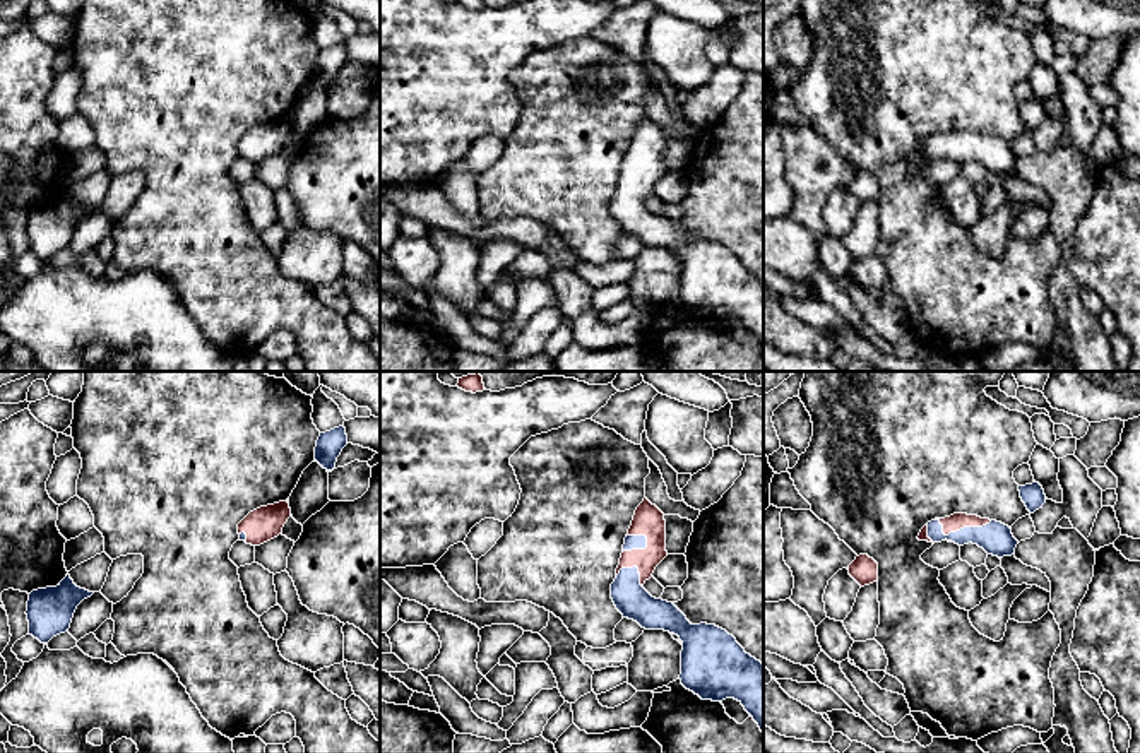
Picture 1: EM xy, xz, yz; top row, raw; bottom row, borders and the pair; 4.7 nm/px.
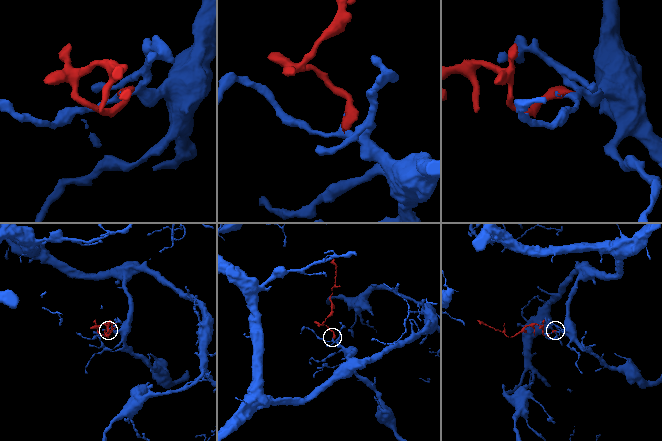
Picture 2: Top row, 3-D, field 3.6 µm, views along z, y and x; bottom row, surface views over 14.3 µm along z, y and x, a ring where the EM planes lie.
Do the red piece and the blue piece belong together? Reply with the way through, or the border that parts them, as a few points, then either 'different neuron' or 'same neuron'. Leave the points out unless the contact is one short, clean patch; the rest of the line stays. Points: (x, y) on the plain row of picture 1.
way yz (957, 137), (961, 144), (983, 148), (995, 154); same neuron

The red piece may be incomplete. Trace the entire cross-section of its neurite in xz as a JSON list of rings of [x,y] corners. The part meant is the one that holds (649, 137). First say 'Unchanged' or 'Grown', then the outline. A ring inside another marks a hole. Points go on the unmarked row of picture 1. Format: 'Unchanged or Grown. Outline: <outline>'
Grown. Outline: [[[647,115],[637,123],[611,200],[623,234],[645,246],[664,246],[683,258],[681,301],[702,317],[738,317],[763,349],[763,281],[715,241],[692,241],[673,221],[652,214],[644,200],[668,173],[664,130]]]

